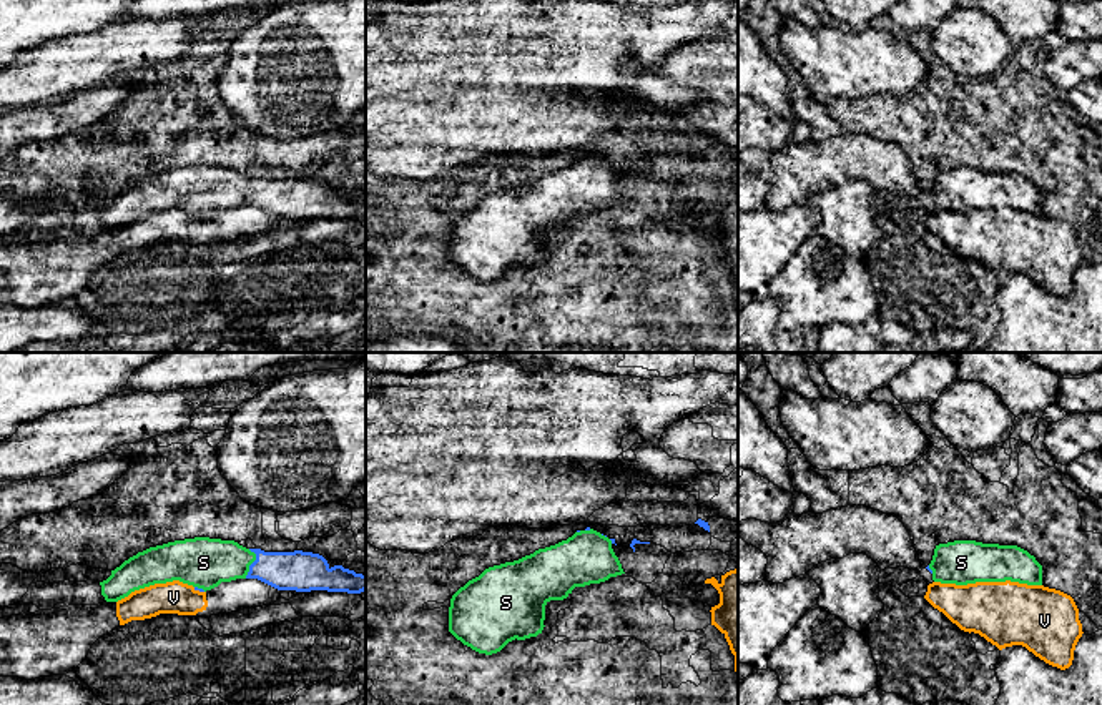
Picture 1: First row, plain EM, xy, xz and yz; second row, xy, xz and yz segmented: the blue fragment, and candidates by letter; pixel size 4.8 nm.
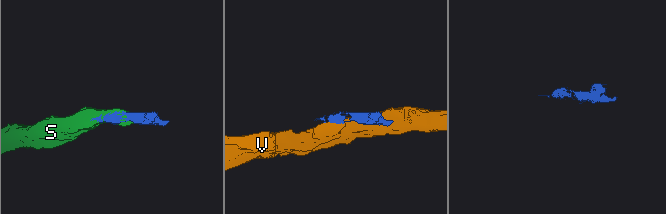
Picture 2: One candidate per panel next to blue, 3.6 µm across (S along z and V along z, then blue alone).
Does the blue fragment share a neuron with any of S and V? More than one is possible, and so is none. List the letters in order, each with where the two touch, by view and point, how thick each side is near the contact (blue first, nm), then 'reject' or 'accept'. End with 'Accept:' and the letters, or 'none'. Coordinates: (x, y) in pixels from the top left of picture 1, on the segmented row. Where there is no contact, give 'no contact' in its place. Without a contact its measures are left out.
S: xy (251, 564) | 190/240 nm | accept
V: xy (198, 589) | 20/160 nm | reject
Accept: S

